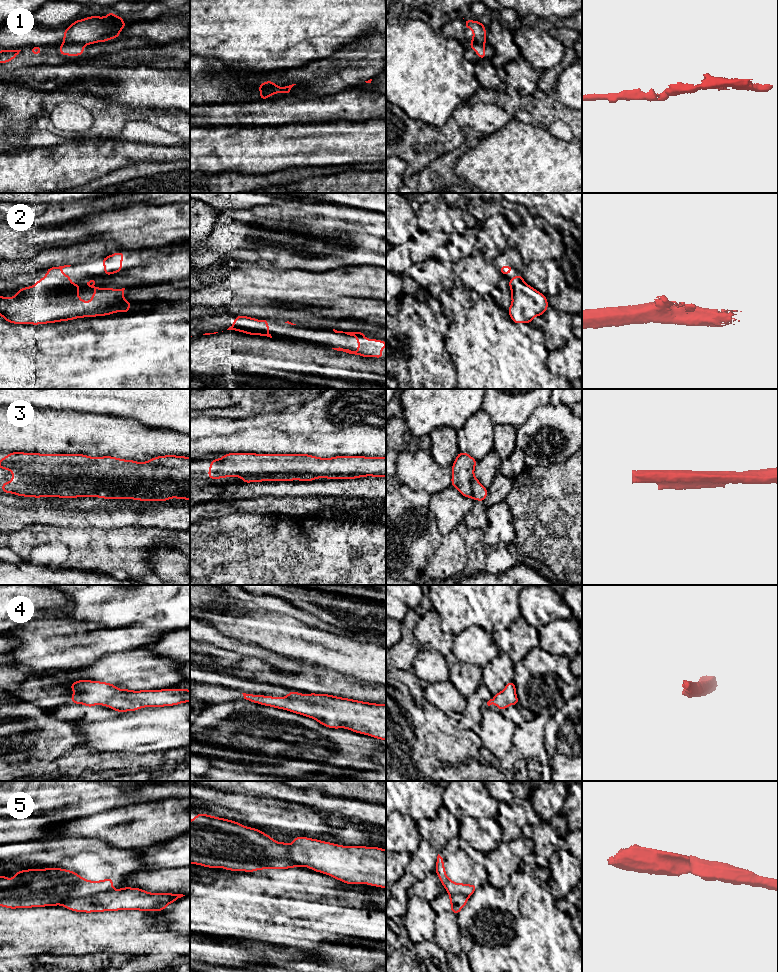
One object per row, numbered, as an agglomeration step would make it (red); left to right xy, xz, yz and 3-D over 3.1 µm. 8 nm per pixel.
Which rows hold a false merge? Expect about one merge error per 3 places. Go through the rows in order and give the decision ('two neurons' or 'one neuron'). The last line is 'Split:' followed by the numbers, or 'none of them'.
1: two neurons
2: one neuron
3: two neurons
4: one neuron
5: two neurons
Split: 1, 3, 5

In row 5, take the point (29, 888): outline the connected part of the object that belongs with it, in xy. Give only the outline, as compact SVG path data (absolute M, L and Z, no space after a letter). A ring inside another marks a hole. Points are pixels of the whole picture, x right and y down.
M63 868L27 869L14 873L10 879L0 876L0 906L9 909L57 906L67 900L91 896L103 891L113 890L113 878L90 881L76 872Z

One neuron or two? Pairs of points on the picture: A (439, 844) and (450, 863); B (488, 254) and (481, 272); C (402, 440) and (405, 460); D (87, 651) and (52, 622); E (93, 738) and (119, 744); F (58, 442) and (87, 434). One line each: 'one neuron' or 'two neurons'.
A: two neurons
B: two neurons
C: two neurons
D: one neuron
E: one neuron
F: one neuron

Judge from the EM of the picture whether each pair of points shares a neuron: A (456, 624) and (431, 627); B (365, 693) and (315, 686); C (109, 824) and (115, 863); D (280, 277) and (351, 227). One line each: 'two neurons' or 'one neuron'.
A: two neurons
B: one neuron
C: two neurons
D: two neurons

